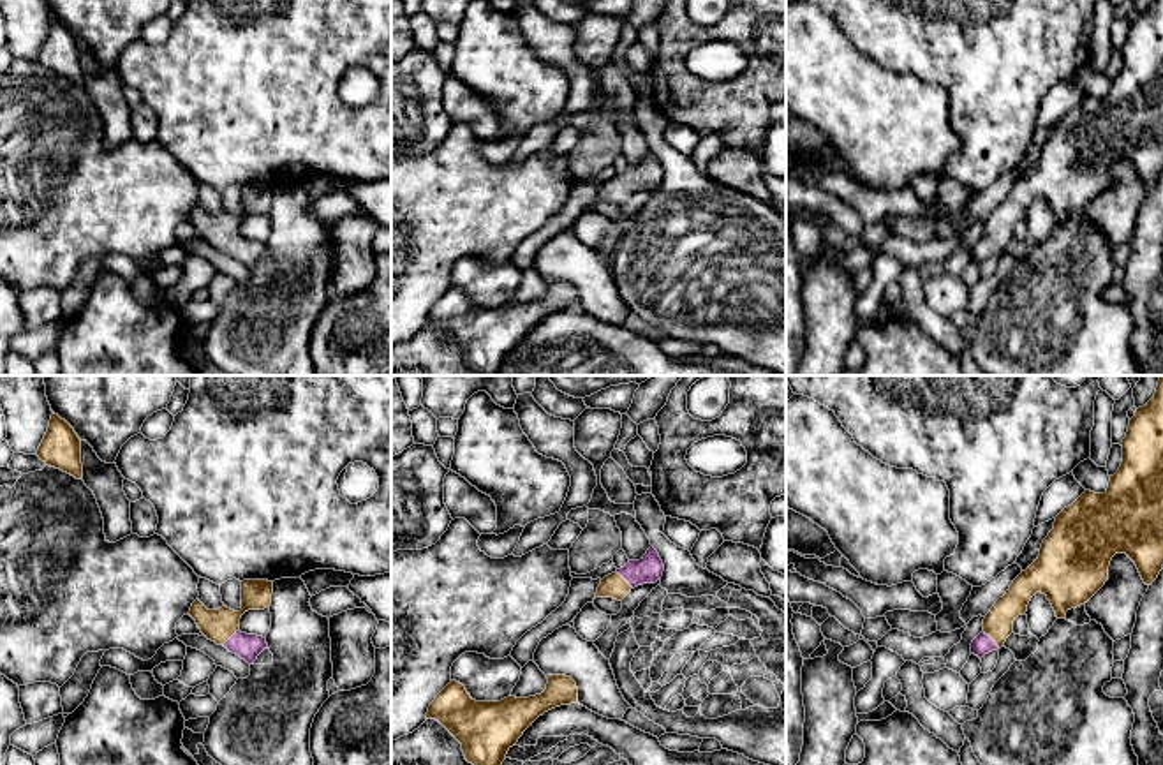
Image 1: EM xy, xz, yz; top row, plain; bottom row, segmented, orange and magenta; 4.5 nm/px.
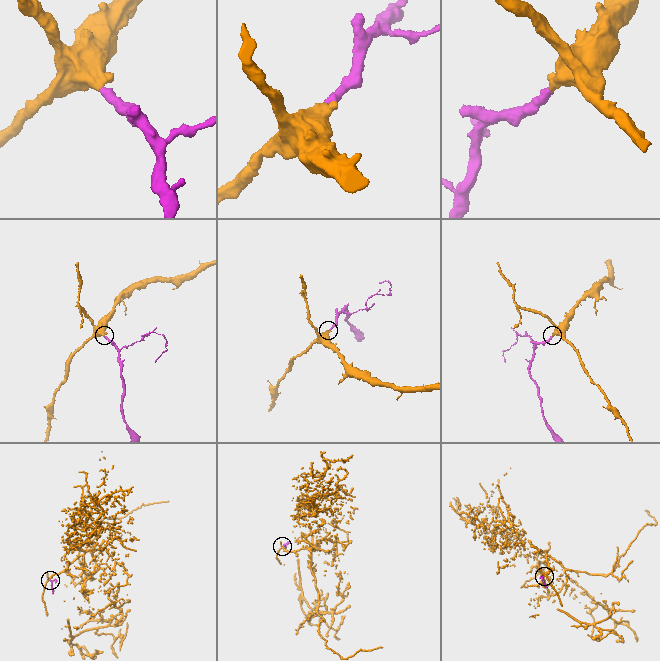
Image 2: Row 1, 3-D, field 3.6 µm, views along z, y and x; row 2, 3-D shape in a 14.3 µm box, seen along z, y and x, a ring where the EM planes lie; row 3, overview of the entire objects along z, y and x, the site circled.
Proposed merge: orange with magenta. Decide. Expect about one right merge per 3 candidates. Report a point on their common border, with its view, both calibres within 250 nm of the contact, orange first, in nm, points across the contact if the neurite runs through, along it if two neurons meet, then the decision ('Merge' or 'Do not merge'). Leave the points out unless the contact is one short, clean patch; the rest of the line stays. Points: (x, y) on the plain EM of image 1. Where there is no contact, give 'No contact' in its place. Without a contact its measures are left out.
Touches orange at yz (992, 244). Thickness 140 nm (orange) against 90 nm. Path across: yz (998, 228), (992, 244), (982, 249). Merge

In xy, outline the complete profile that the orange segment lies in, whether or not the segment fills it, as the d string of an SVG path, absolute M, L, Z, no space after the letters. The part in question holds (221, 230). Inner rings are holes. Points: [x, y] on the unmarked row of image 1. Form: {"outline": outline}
{"outline": "M243 185L240 217L234 217L226 210L219 215L208 215L199 204L196 204L189 220L196 226L197 233L208 245L224 250L229 257L252 270L268 252L266 243L241 238L238 229L245 217L270 213L271 199L273 187Z"}

